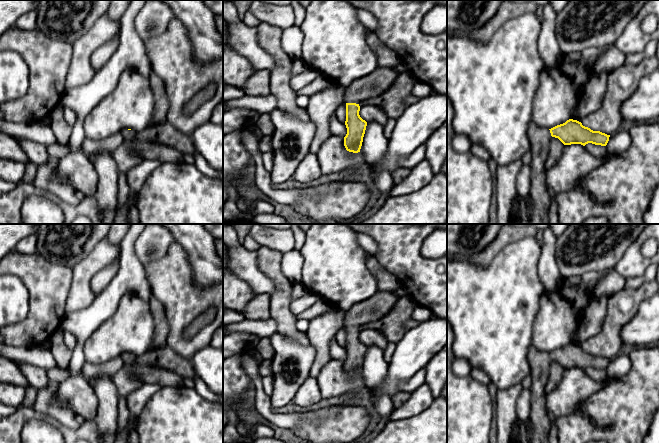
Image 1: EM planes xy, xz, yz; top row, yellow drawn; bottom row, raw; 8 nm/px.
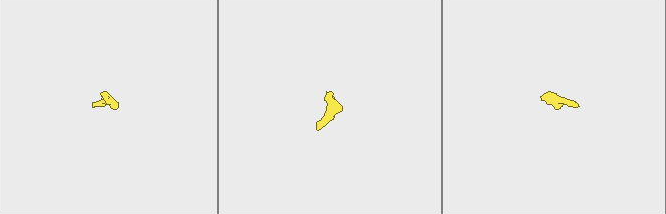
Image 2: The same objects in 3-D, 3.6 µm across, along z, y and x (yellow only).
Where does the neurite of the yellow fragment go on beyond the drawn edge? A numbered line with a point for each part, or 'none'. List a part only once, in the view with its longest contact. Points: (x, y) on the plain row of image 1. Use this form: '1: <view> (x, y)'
1: xz (381, 303)

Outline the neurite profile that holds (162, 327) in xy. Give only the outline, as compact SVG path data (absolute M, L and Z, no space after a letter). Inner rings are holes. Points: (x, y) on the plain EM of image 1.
M153 294L149 299L149 305L155 322L155 338L149 348L158 348L167 345L167 337L170 333L170 324L167 319L165 307Z

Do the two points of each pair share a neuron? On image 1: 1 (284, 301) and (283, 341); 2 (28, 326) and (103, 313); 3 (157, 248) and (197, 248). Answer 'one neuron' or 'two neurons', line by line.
1: two neurons
2: two neurons
3: two neurons

